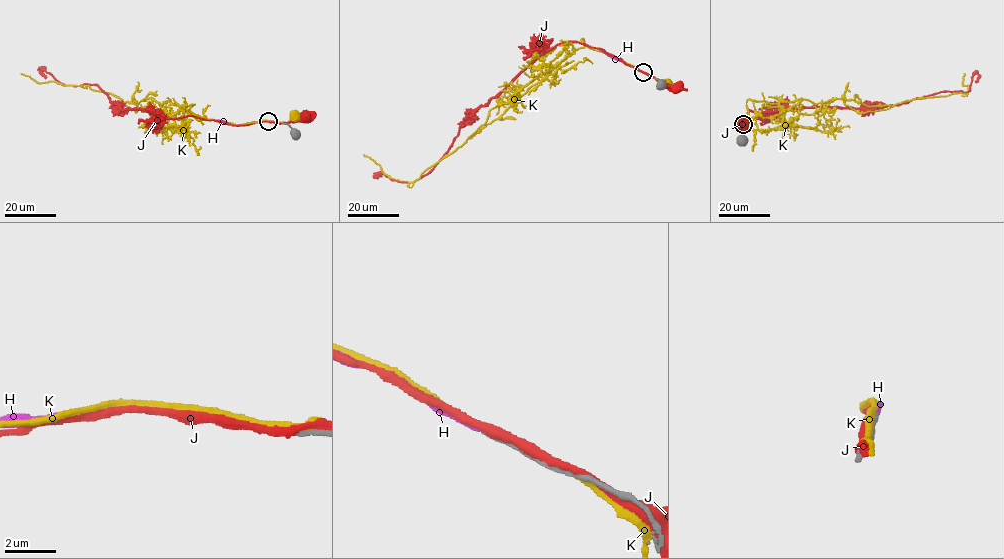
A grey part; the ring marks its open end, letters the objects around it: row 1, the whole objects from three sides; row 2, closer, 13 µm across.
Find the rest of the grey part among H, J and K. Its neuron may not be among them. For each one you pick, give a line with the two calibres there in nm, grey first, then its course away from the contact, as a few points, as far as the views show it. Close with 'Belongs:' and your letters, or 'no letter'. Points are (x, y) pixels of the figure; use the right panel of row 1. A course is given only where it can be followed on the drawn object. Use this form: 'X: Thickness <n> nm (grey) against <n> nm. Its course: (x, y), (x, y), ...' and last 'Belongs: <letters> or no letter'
H: Thickness 180 nm (grey) against 140 nm
Belongs: H

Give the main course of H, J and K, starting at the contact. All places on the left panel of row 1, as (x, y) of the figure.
H: (268, 120), (242, 124), (215, 120)
J: (272, 122), (296, 122), (306, 117)
K: (273, 121), (287, 122), (294, 115)

